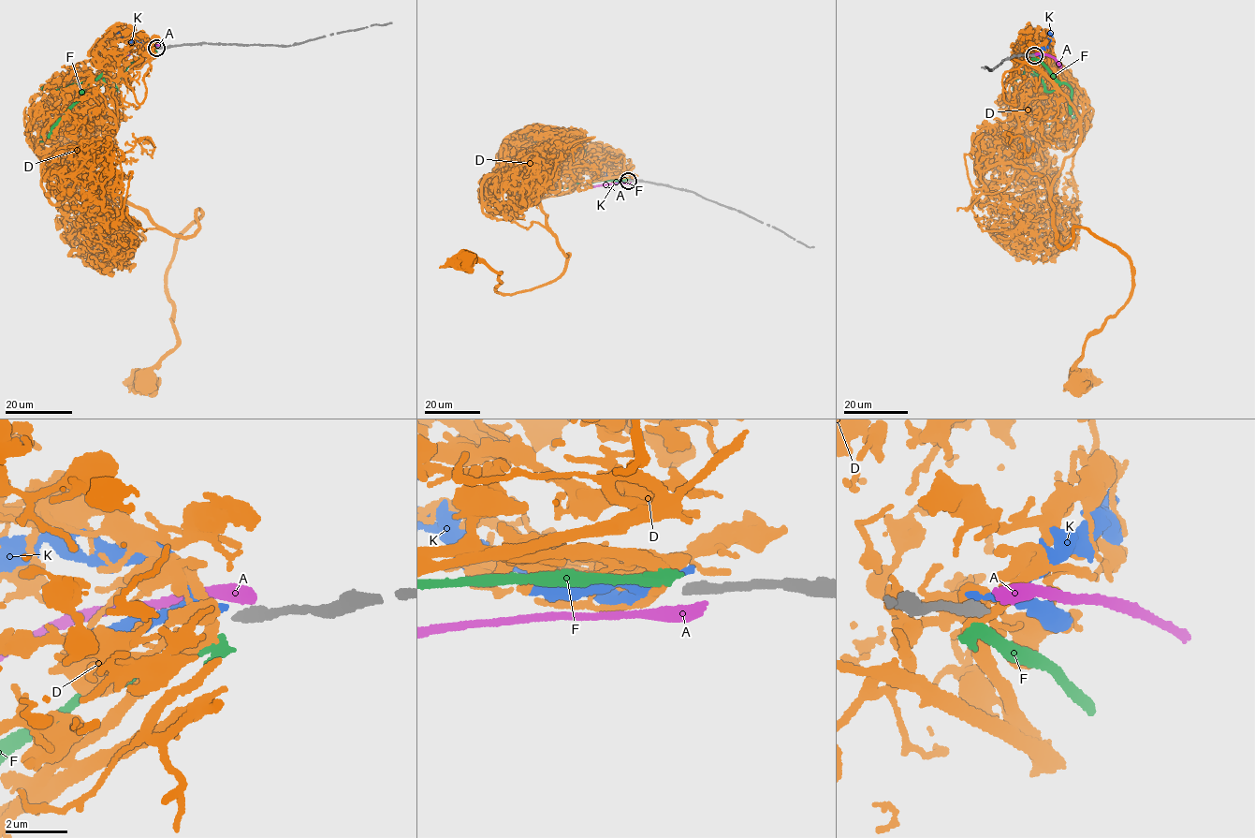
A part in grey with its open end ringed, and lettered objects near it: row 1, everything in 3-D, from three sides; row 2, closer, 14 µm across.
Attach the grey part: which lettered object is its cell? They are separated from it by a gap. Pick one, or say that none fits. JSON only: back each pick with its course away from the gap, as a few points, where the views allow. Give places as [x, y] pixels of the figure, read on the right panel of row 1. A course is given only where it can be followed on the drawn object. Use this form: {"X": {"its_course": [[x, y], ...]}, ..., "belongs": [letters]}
{"belongs": []}

